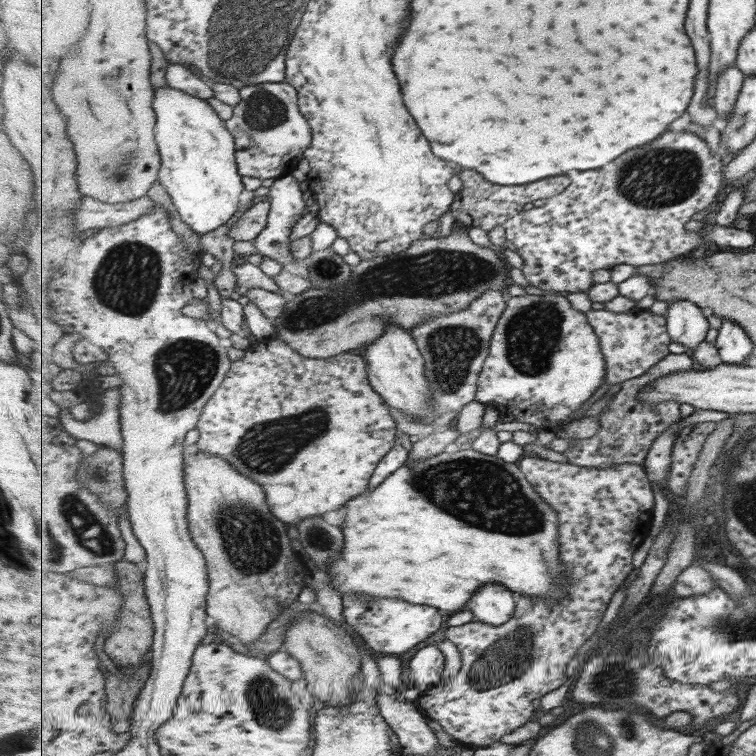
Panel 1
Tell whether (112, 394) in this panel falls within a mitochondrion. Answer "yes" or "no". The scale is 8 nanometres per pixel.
no

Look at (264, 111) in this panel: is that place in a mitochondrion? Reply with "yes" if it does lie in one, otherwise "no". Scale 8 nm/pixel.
yes

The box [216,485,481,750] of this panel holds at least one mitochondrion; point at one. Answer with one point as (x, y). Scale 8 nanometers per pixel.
(271, 708)

